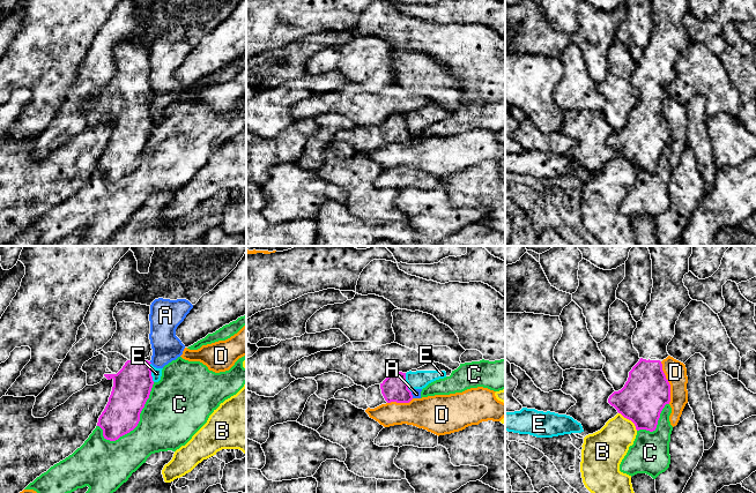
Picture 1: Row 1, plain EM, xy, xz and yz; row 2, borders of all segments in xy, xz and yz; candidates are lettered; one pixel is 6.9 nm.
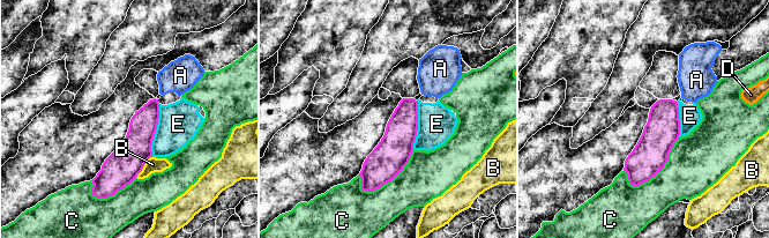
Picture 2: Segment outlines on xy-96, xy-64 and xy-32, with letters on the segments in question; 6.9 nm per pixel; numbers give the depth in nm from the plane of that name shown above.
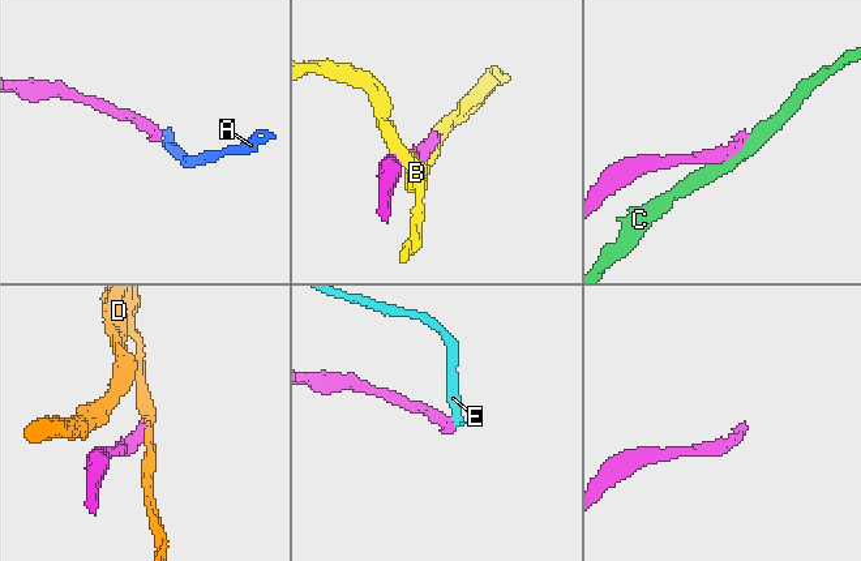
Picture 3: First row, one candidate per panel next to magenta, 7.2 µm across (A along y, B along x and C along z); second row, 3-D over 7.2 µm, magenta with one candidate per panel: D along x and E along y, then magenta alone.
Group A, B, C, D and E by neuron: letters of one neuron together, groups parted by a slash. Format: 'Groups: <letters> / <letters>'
Groups: A E / B / C / D

